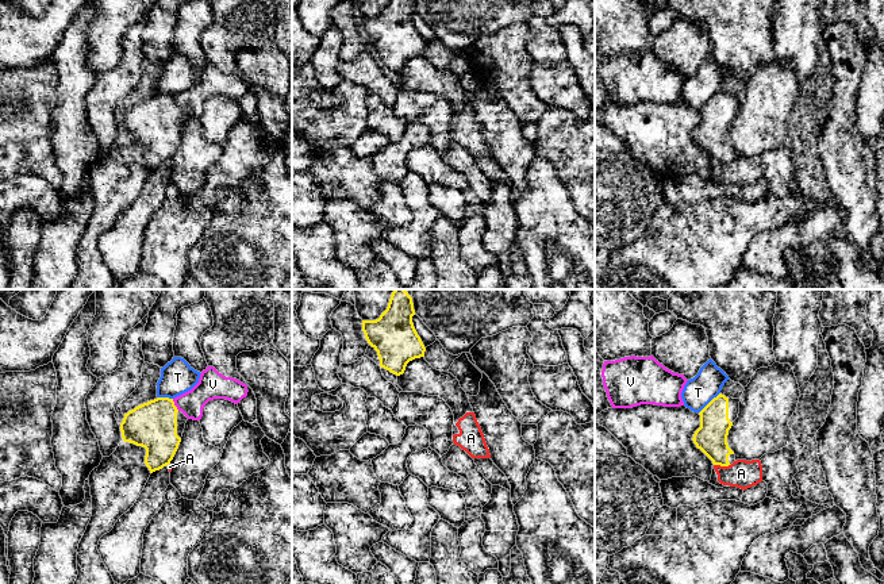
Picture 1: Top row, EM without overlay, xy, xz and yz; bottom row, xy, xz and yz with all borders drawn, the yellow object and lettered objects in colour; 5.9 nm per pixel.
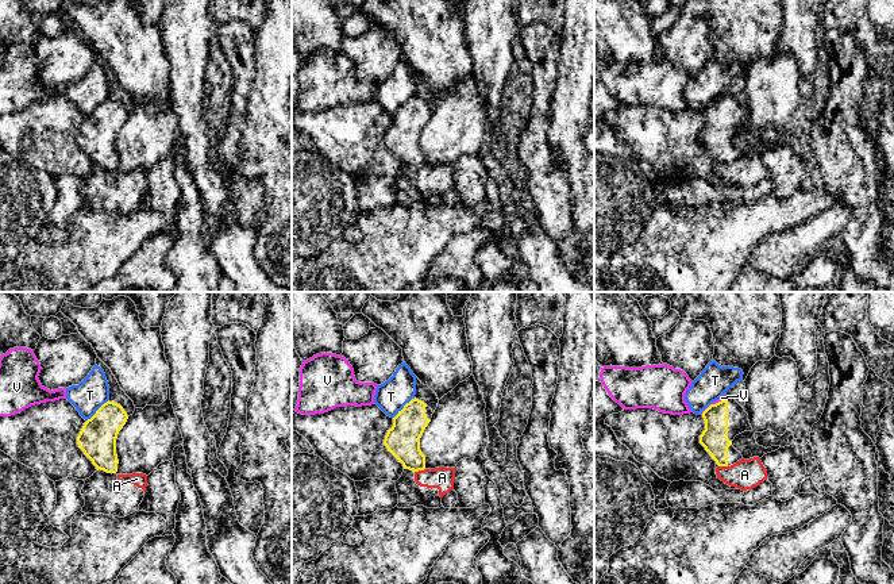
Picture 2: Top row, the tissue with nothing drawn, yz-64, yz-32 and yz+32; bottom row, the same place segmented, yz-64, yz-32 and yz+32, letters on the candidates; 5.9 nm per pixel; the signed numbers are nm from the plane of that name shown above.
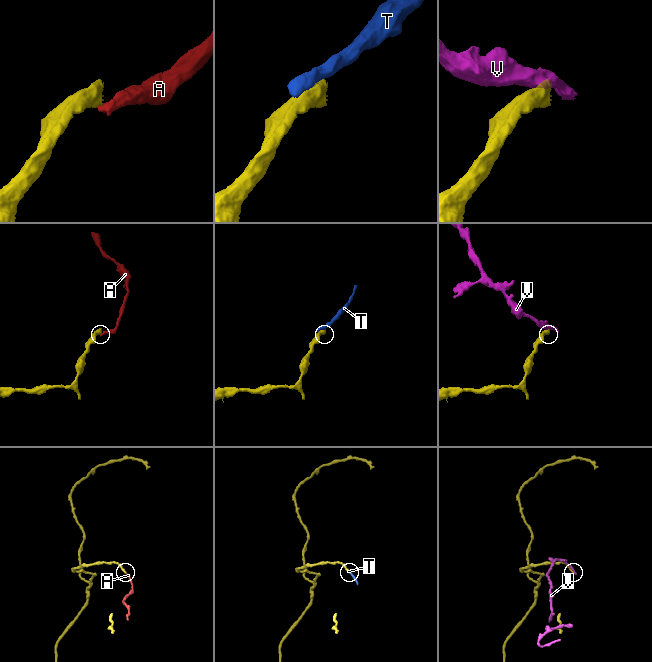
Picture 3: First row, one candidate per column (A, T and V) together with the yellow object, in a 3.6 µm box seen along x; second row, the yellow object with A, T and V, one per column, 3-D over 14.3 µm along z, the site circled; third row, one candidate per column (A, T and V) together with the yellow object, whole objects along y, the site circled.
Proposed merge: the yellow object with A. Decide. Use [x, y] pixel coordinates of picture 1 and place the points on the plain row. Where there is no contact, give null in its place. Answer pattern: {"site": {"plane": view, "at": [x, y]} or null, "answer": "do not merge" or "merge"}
{"site": {"plane": "yz", "at": [722, 162]}, "answer": "do not merge"}

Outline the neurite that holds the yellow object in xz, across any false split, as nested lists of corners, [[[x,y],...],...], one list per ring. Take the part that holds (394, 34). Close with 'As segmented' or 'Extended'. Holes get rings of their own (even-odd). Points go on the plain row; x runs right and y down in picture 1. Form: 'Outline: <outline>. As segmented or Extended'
Outline: [[[388,0],[378,16],[361,20],[368,41],[377,49],[380,64],[396,73],[404,70],[410,58],[424,54],[426,45],[414,24],[414,12],[414,0]]]. As segmented

